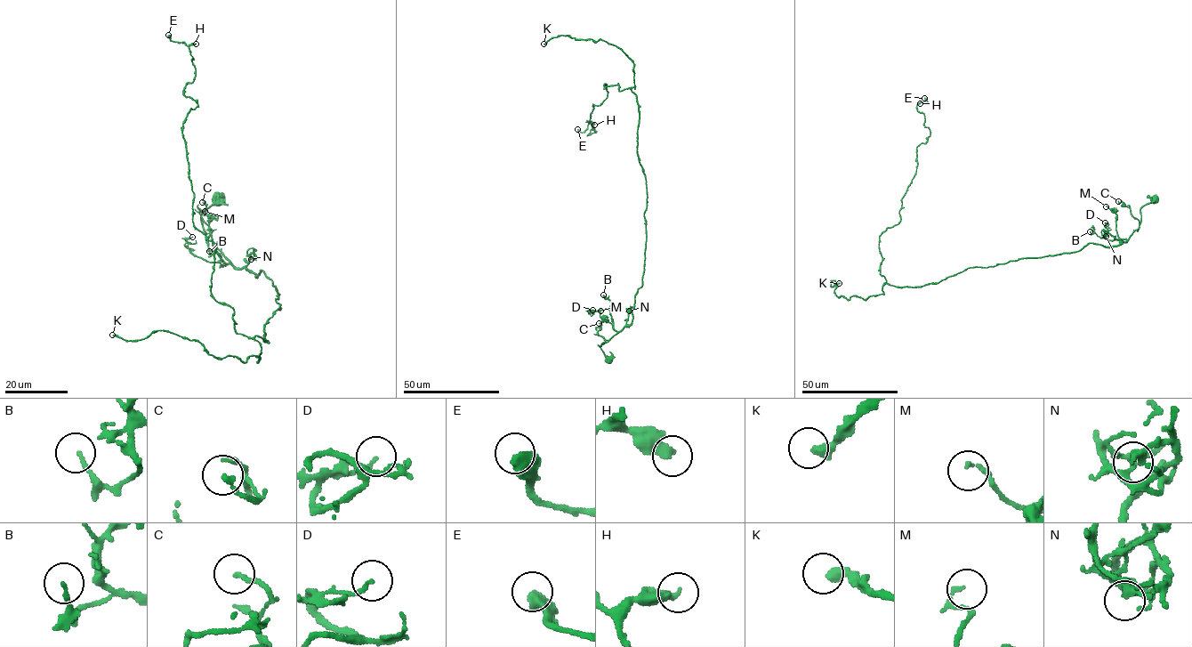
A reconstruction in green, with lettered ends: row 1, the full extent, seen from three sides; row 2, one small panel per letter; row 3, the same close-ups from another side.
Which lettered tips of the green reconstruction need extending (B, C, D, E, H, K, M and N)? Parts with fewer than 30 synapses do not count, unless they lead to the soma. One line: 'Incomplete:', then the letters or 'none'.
Incomplete: K

